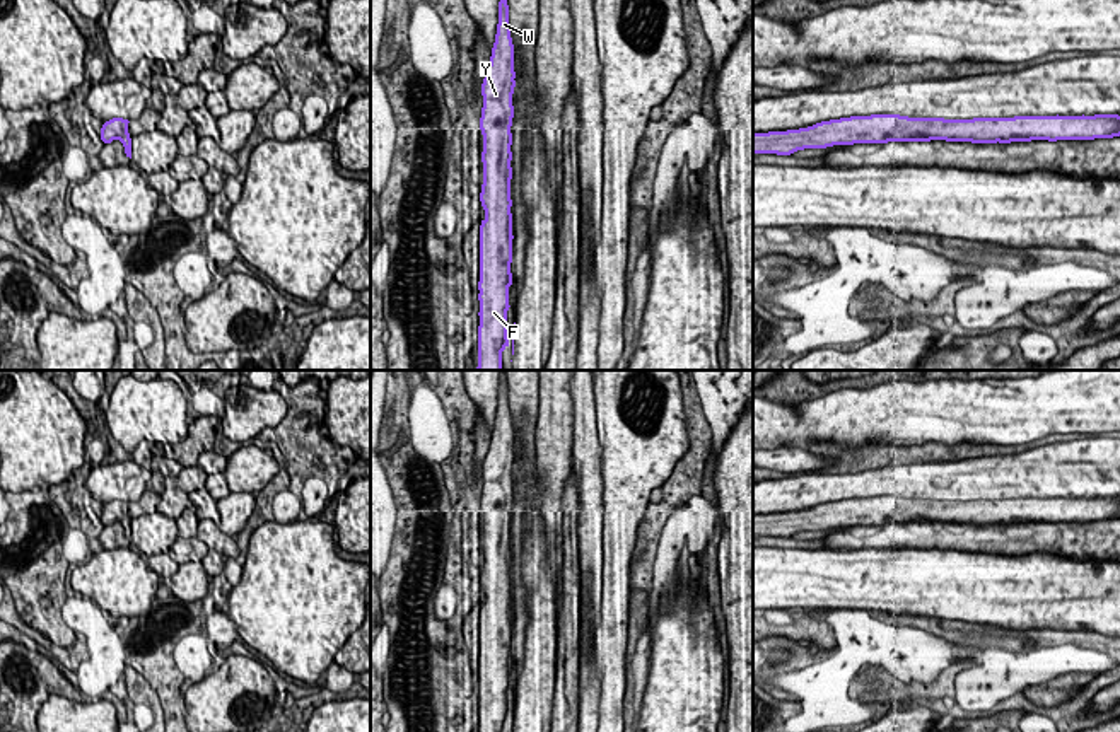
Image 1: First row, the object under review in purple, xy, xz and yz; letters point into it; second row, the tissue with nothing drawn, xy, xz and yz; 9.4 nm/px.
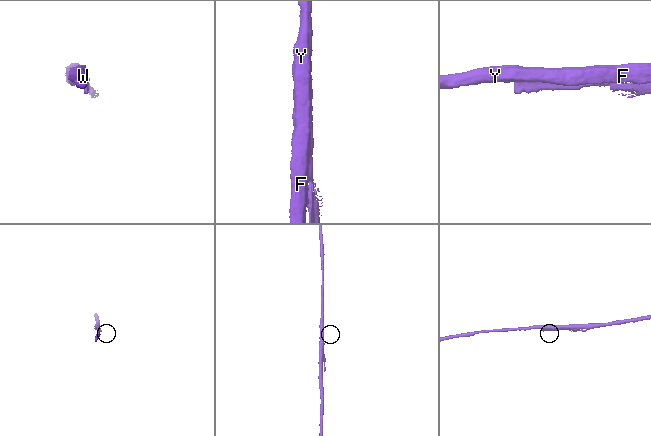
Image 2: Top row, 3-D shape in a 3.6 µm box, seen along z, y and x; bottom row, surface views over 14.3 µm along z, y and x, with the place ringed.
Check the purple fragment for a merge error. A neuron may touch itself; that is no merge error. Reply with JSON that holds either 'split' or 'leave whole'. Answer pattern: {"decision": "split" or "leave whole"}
{"decision": "leave whole"}

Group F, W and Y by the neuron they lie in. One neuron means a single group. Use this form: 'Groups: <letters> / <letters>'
Groups: F W Y

